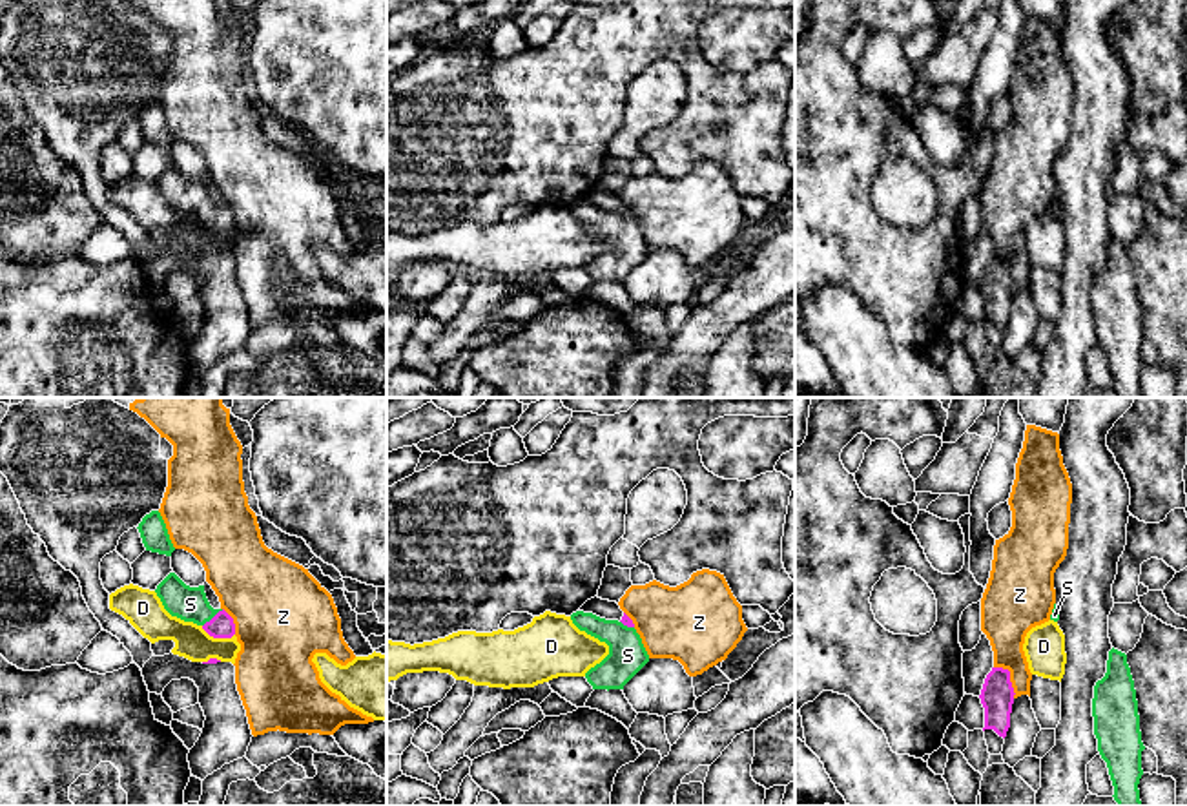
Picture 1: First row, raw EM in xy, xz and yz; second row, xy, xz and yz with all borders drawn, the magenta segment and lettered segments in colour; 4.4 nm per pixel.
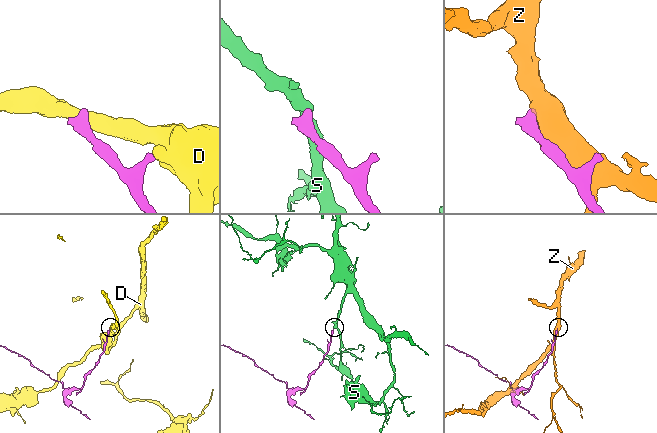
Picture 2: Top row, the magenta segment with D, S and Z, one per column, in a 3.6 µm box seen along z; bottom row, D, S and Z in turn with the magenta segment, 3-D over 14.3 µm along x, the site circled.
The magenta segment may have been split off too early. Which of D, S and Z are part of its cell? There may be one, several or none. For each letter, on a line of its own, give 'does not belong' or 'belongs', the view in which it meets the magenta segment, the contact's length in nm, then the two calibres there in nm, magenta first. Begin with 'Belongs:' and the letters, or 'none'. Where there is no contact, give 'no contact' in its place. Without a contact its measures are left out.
Belongs: S
D: does not belong; meets magenta in xy; contact 160 nm long; 110 nm thick on the magenta side, 150 nm on the other
S: belongs; meets magenta in xy; contact 120 nm long; 110 nm thick on the magenta side, 160 nm on the other
Z: does not belong; meets magenta in yz; contact 170 nm long; 140 nm thick on the magenta side, 220 nm on the other

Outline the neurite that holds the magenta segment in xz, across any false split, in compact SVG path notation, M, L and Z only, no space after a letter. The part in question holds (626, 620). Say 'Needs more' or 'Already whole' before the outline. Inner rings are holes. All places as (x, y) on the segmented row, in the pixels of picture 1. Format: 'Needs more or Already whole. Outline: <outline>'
Needs more. Outline: M583 611L573 613L571 620L580 631L609 646L609 655L585 673L593 689L624 689L649 662L642 638L625 613L620 622Z

